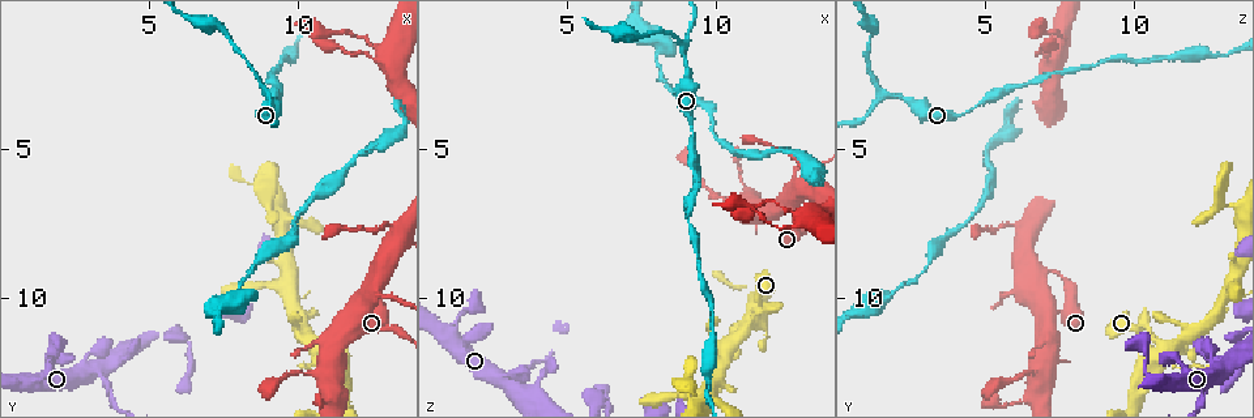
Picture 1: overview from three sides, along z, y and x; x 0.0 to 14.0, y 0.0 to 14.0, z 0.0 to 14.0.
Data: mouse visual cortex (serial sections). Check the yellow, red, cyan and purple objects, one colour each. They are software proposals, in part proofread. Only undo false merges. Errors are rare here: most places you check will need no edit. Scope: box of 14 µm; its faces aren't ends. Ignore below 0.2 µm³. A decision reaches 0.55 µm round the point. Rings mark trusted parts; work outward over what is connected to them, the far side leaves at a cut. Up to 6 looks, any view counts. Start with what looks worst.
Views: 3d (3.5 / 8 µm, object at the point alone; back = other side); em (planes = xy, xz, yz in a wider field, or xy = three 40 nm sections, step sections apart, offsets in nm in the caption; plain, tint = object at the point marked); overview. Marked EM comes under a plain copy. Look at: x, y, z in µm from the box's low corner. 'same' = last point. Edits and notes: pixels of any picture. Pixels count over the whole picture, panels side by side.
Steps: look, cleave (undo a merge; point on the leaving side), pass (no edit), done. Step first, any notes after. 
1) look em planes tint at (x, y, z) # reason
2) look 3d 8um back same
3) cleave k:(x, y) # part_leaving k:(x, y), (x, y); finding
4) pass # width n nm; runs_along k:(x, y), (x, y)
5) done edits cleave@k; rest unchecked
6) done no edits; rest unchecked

look 3d 8um at (9.0, 3.1, 1.5) # three-way junction

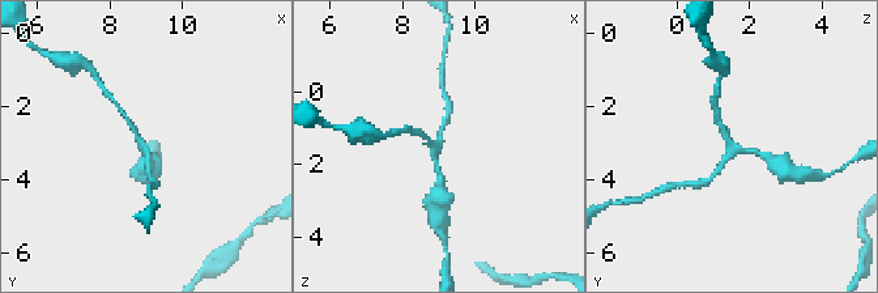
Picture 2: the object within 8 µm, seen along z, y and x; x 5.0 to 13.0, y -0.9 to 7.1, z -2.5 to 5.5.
look 3d 3.5um at (8.9, 3.3, 1.6) # zoom in

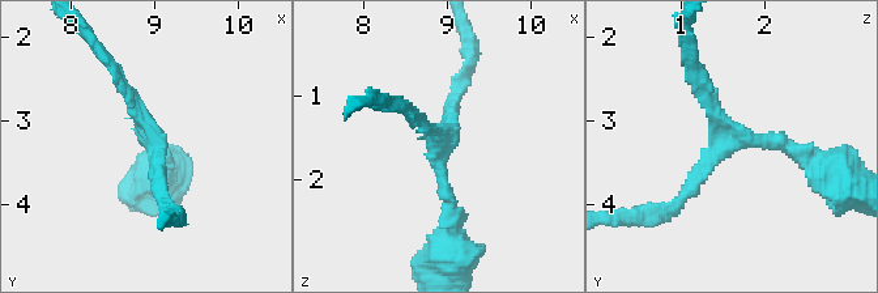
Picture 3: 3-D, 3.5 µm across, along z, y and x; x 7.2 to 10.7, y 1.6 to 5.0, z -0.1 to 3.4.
look em planes tint at (8.95, 3.20, 1.55) # arms 3; arm_widths 150, 200, 200 nm

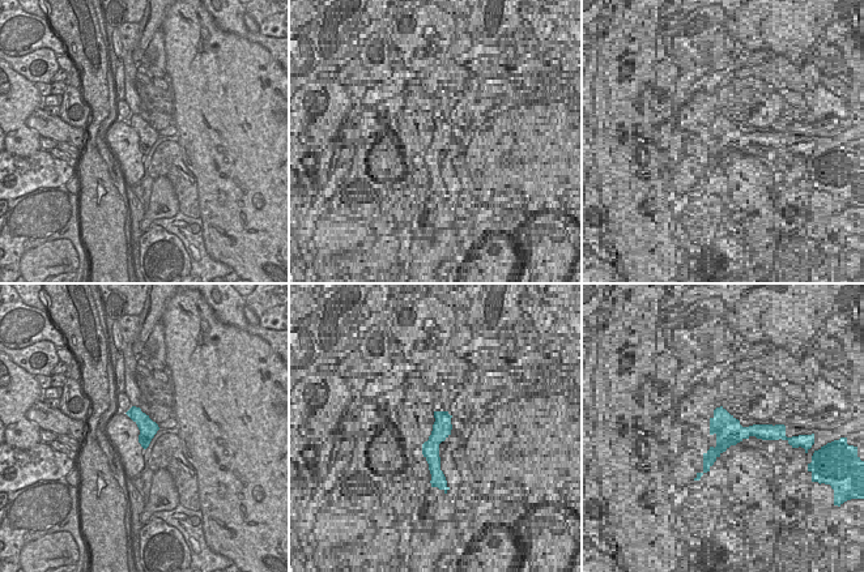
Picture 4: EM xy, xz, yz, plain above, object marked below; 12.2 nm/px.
pass # runs_along 3:(806, 157), (729, 137), (693, 68); continuous, no second cell

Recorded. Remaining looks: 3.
look 3d 3.5um at (3.3, 12.5, 12.9) # three arms meet

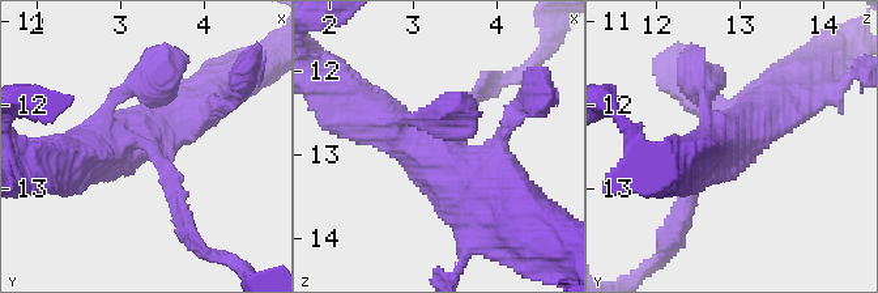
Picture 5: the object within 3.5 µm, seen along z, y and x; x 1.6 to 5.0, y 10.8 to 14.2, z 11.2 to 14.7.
look em xy step 5 tint at (3.35, 12.40, 12.75) # shape alone is not enough

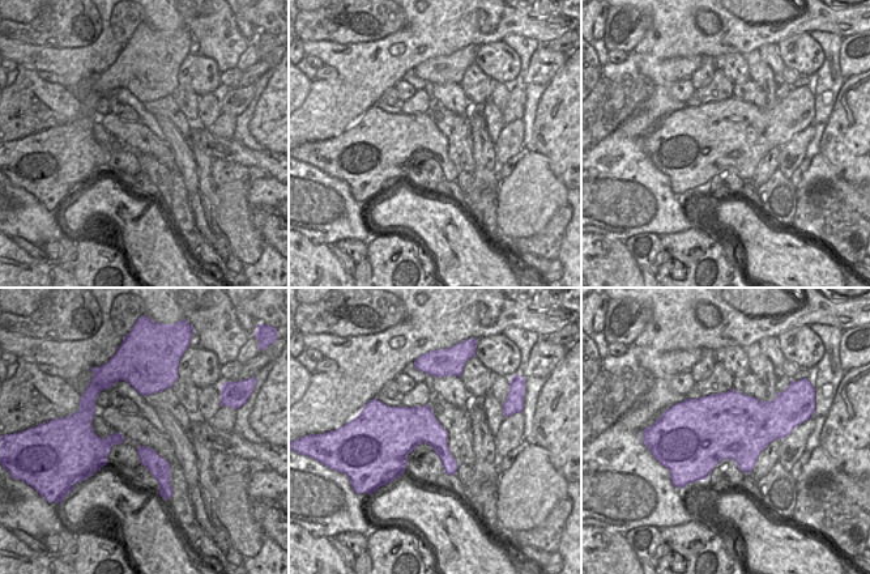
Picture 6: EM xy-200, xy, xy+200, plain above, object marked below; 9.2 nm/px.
pass # runs_along 5:(353, 102), (486, 196); one cell here

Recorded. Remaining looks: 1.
done no edits; rest unchecked

